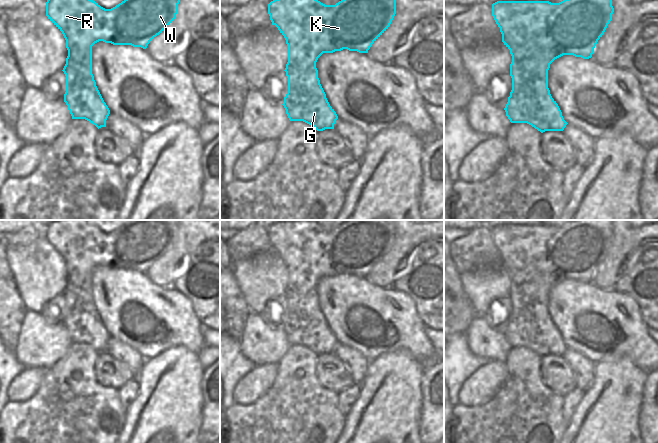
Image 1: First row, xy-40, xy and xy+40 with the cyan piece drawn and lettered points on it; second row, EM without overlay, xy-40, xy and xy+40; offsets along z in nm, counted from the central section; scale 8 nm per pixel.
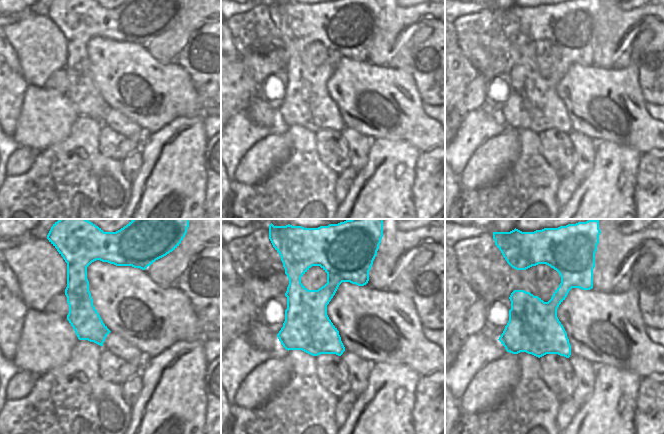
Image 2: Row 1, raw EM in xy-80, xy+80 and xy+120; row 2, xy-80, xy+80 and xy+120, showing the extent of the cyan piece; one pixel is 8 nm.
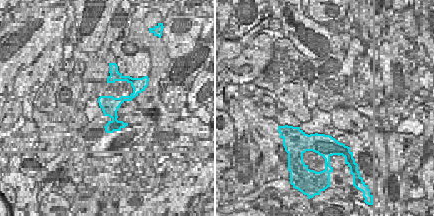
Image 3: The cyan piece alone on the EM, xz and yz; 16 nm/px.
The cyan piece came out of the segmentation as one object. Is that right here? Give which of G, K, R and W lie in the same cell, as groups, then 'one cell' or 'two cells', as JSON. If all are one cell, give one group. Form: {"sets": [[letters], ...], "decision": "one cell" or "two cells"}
{"sets": [["G", "K", "R", "W"]], "decision": "one cell"}

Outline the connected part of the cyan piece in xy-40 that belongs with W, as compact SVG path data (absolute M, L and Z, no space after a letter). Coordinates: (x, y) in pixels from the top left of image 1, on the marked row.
M47 0L46 16L62 32L66 40L68 56L62 70L66 76L64 102L72 119L85 119L99 129L106 127L106 120L110 114L92 74L92 46L103 41L113 45L131 45L146 49L148 44L174 21L179 2L180 0L124 0L111 9L105 9L93 0Z

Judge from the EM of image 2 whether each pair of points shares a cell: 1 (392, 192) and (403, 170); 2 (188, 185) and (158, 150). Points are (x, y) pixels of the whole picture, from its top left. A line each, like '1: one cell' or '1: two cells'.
1: one cell
2: one cell

